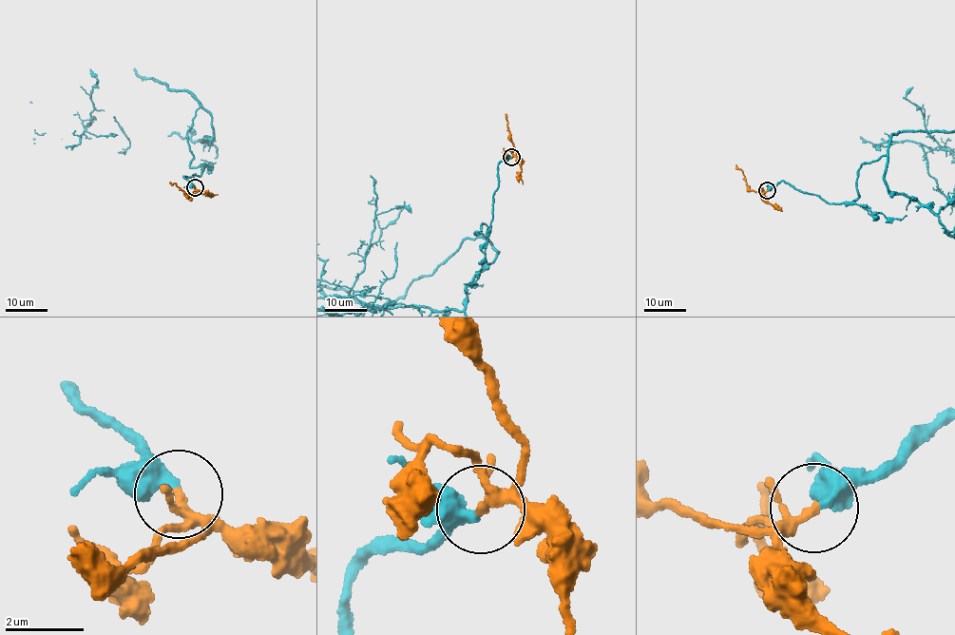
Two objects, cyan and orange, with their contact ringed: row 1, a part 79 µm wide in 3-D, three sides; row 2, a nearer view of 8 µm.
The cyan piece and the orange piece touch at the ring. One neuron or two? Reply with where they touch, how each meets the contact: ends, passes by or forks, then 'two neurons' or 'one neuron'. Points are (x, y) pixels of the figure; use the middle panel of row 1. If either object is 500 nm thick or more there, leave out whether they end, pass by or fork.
at (511, 157); cyan ends there; orange forks there; one neuron

